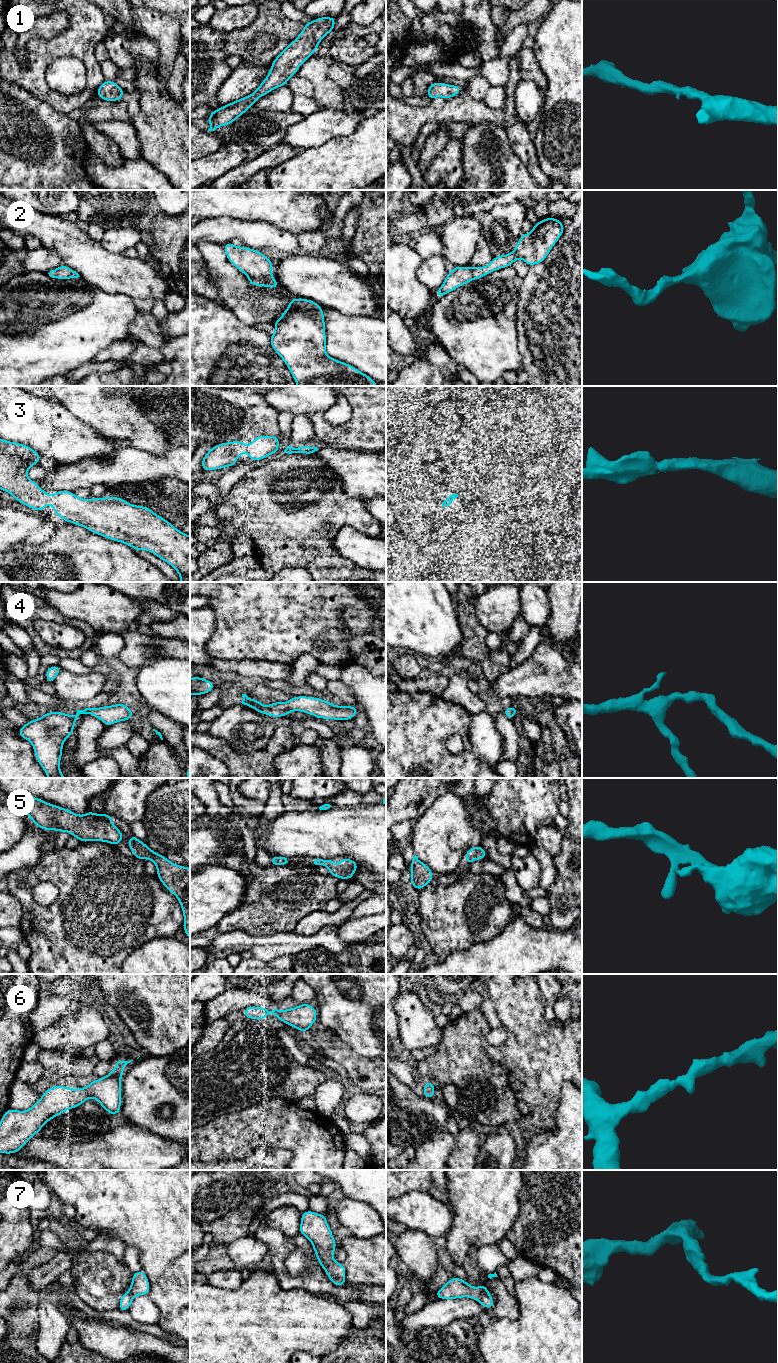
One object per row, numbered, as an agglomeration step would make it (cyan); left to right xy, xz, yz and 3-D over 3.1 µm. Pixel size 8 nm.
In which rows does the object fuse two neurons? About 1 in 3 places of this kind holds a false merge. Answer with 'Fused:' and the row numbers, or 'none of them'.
Fused: none of them

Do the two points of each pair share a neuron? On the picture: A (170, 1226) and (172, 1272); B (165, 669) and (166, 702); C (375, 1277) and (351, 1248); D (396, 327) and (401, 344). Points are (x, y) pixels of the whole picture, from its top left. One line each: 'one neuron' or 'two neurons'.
A: one neuron
B: one neuron
C: one neuron
D: one neuron

